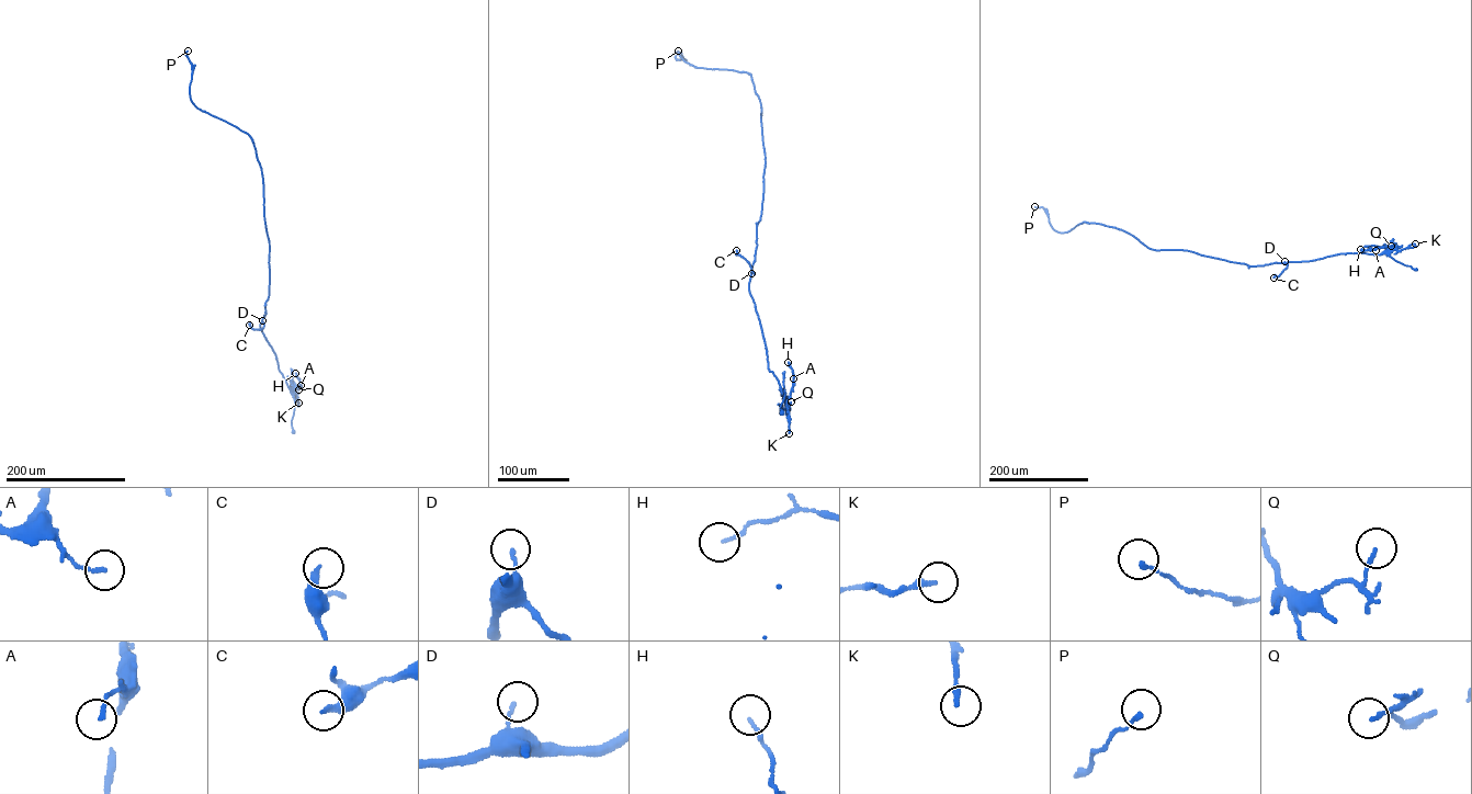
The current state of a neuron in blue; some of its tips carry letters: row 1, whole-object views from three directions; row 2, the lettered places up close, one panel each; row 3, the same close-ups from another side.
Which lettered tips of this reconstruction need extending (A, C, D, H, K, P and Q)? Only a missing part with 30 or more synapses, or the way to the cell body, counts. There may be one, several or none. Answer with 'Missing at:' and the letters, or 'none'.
Missing at: none

